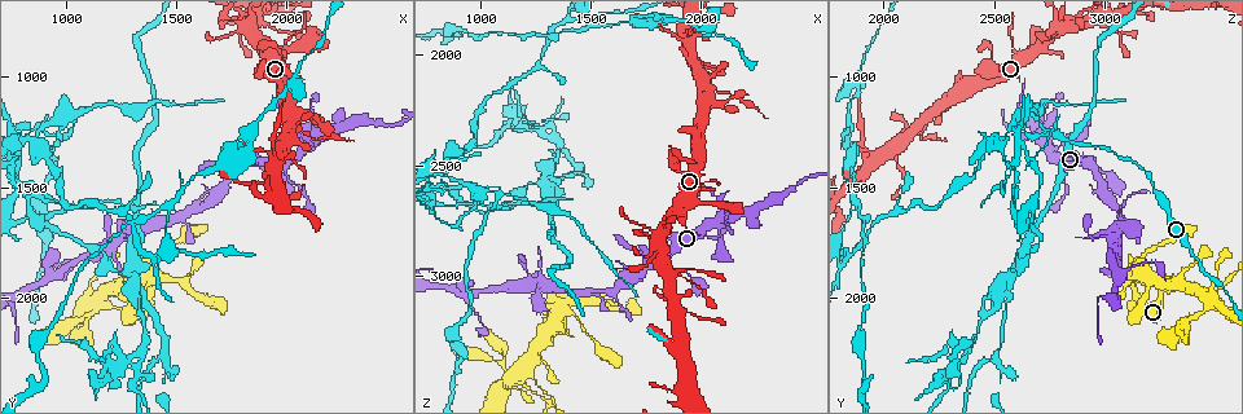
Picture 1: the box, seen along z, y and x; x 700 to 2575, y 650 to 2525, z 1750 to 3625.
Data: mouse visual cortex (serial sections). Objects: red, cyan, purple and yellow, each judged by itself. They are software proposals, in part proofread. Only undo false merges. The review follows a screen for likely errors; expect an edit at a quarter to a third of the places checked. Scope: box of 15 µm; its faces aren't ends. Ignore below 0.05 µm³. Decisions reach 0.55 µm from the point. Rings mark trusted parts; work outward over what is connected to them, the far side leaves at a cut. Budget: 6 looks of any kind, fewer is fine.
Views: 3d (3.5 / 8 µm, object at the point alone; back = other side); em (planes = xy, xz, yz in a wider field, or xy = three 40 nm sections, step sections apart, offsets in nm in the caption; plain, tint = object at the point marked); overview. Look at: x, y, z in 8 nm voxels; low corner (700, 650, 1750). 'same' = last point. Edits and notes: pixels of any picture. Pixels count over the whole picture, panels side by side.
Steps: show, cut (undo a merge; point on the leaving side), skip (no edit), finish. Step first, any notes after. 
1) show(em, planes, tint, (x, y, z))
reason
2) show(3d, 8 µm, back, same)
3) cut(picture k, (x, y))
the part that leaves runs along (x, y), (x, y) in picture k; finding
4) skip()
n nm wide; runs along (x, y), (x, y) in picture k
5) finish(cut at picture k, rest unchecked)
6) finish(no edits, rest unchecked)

show(em, xy, step 1, tint, (880, 1510, 3220))
calibre changes

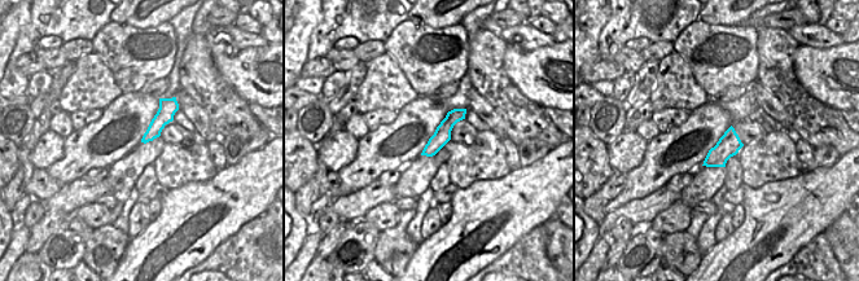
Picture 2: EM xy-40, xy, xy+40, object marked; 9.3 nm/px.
show(3d, 3.5 µm, same)

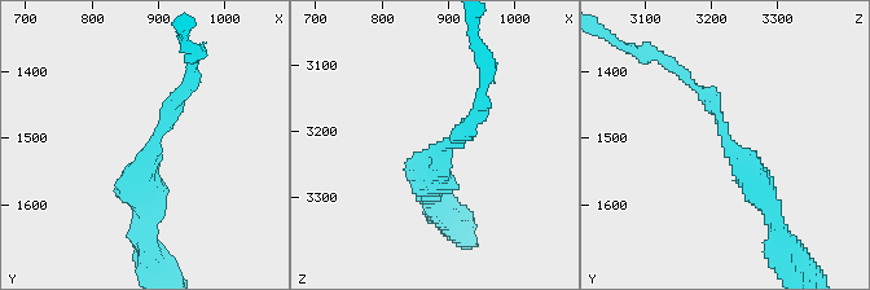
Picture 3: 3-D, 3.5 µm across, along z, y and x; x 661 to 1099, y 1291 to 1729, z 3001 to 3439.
skip()
160 nm wide; runs along (461, 112), (426, 152) in picture 2; all the same cell

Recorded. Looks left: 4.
show(3d, 3.5 µm, (1100, 1150, 2630))
abrupt turn

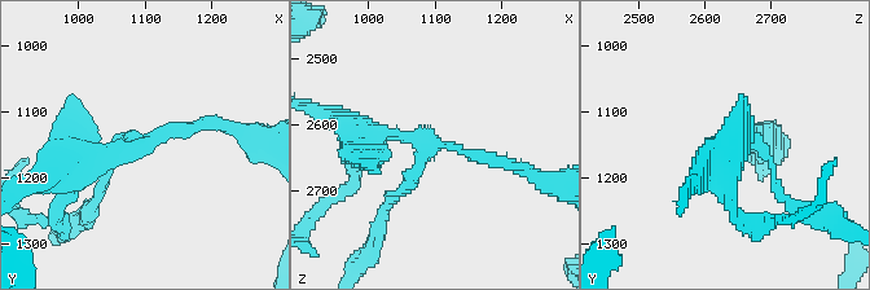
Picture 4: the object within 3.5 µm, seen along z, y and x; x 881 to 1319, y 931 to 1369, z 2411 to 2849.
show(em, xy, step 3, tint, (1095, 1140, 2630))
3 arms; arms of 100, 150, 250 nm

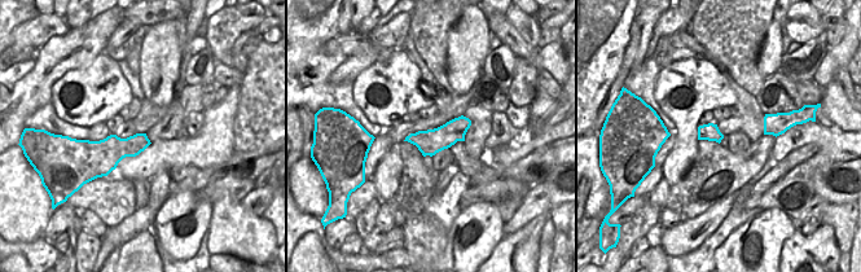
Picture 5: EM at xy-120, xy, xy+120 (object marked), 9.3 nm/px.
cut(picture 4, (185, 133))
240 nm wide; the part that leaves runs along (140, 141), (36, 178) in picture 4; two cells meet here

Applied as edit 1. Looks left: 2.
show(em, xy, step 5, tint, (1410, 1890, 3120))
branch point

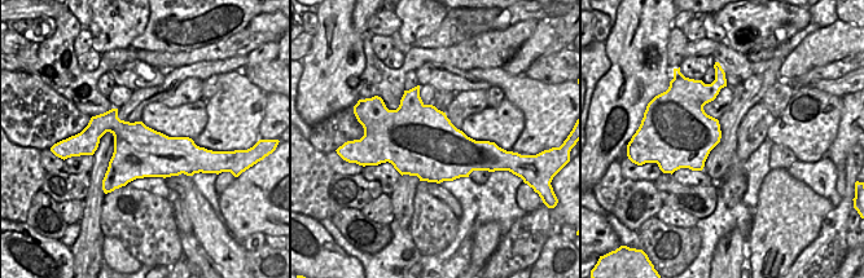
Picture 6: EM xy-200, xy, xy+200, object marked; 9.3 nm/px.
show(3d, 3.5 µm, same)
wider look

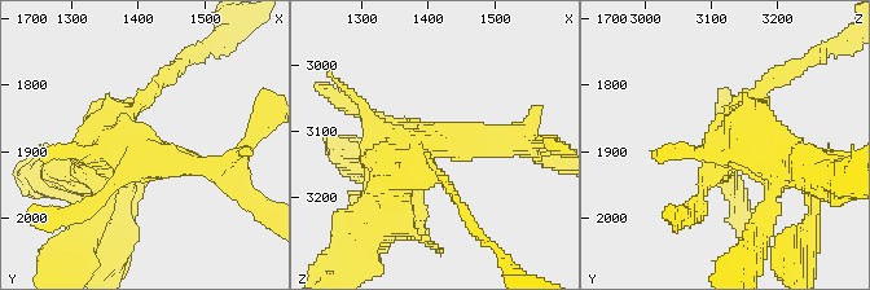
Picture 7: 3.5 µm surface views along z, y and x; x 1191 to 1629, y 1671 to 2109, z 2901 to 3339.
skip()
runs along (387, 196), (423, 143), (510, 146) in picture 7; one cell here

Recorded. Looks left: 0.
finish(cut at picture 4, rest unchecked)

